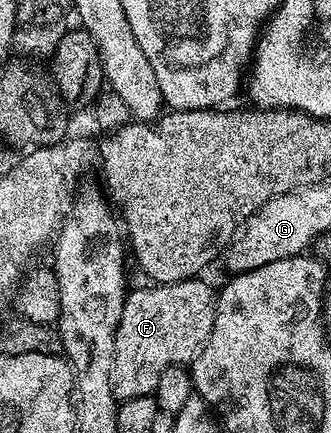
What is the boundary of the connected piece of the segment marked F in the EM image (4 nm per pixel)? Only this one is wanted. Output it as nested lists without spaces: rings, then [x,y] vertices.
[[[197,277],[171,285],[153,283],[149,287],[131,289],[125,296],[121,317],[115,333],[115,351],[121,351],[125,361],[139,367],[139,381],[155,377],[169,366],[188,364],[199,346],[211,332],[214,312],[199,313],[203,305],[213,305],[213,291]]]

